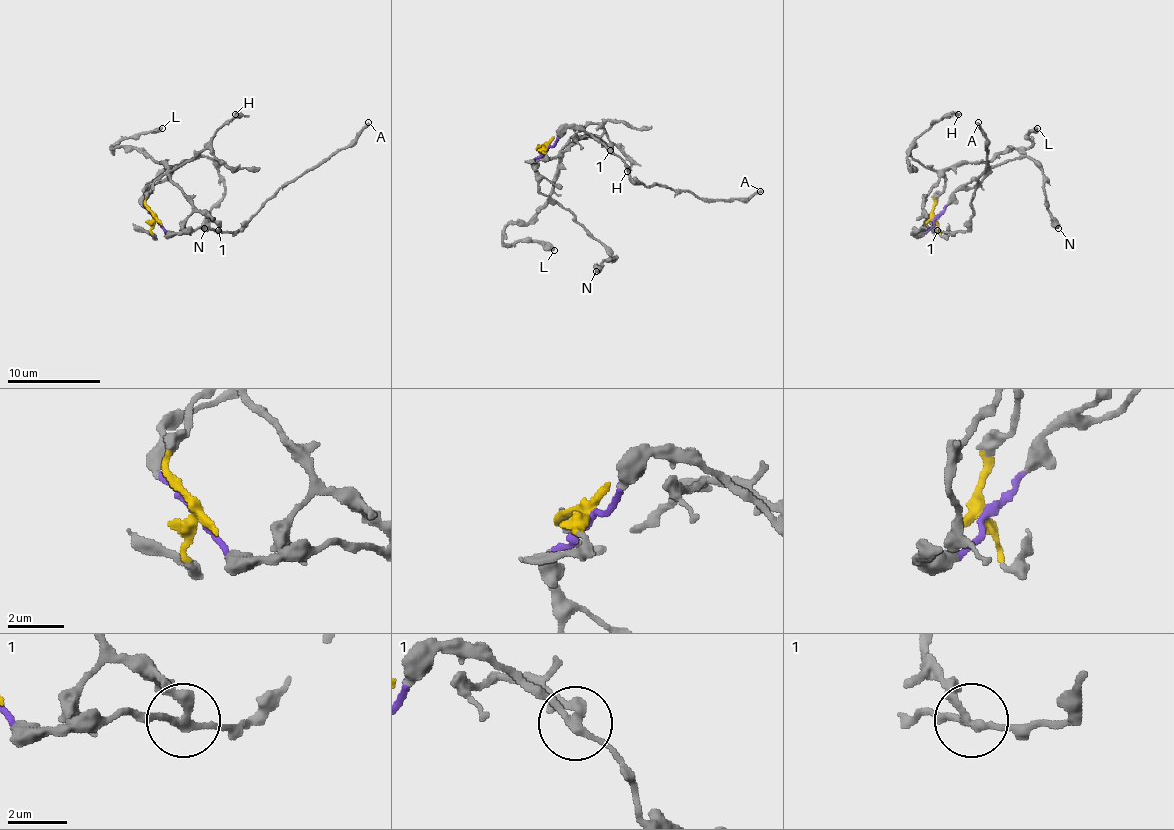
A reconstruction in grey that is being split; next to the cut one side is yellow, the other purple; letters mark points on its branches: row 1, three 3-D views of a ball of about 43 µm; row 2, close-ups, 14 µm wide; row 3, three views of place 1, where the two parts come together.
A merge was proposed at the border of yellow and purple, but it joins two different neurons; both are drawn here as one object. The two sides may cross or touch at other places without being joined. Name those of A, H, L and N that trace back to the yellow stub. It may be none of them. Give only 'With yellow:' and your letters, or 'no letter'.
With yellow: H, L

